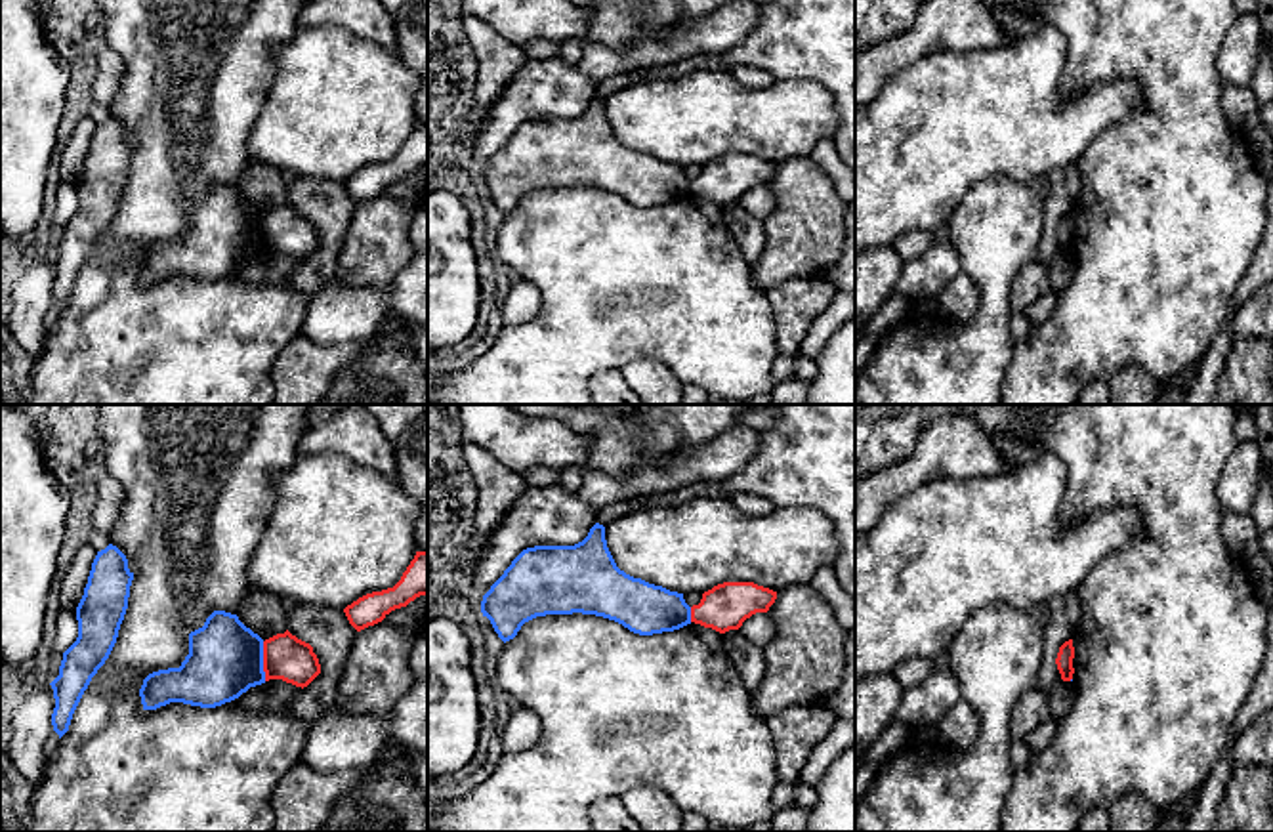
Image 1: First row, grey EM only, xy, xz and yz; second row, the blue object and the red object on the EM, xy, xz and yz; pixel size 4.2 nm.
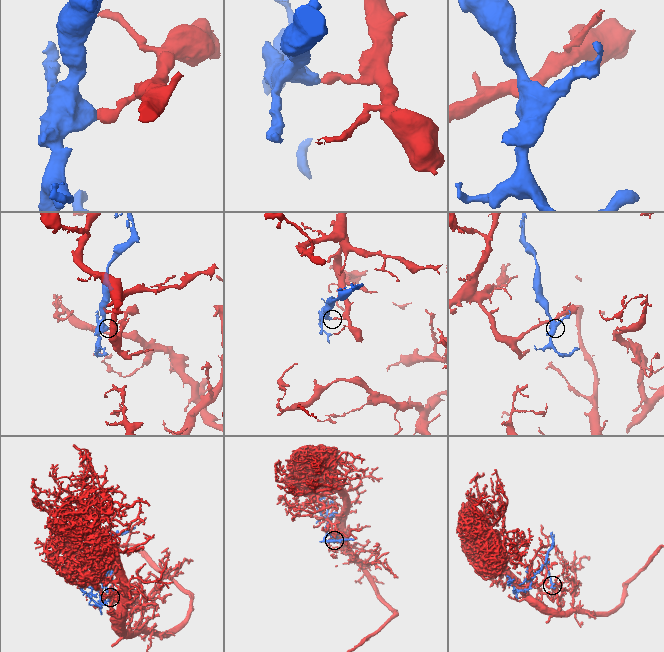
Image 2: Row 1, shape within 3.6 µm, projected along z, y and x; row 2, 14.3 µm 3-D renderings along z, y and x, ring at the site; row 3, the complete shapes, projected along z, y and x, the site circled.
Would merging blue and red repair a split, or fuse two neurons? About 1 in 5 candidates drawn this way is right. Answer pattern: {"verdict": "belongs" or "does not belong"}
{"verdict": "does not belong"}

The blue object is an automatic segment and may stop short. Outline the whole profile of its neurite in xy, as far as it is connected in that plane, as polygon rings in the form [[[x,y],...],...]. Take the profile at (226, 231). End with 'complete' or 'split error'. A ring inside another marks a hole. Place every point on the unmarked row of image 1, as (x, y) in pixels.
[[[214,183],[189,206],[189,227],[179,240],[149,246],[139,261],[143,282],[170,275],[216,281],[265,256],[263,212],[237,187]]]; complete

